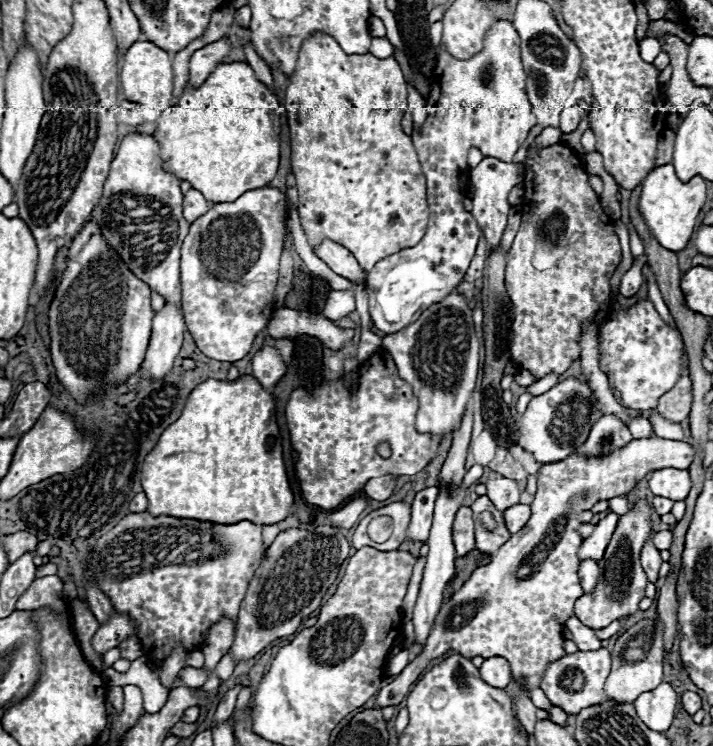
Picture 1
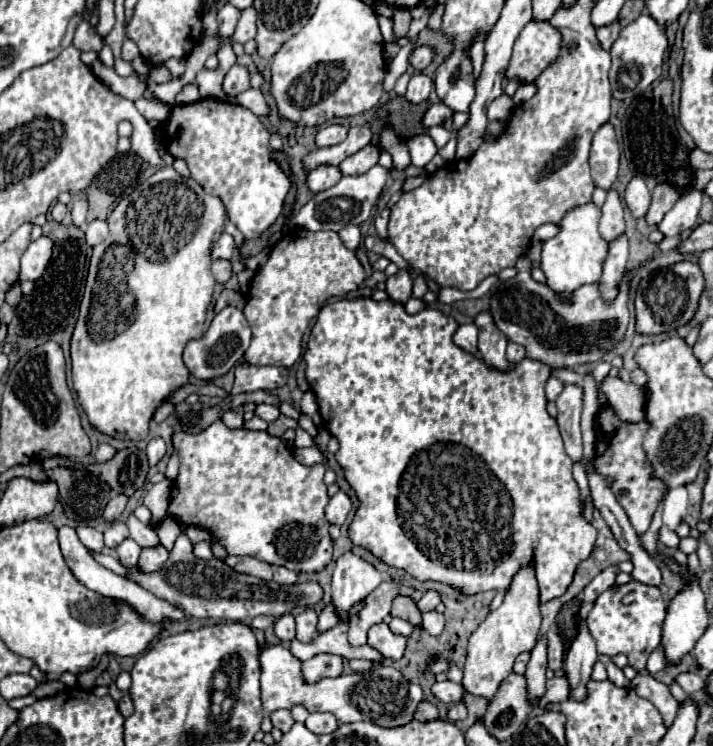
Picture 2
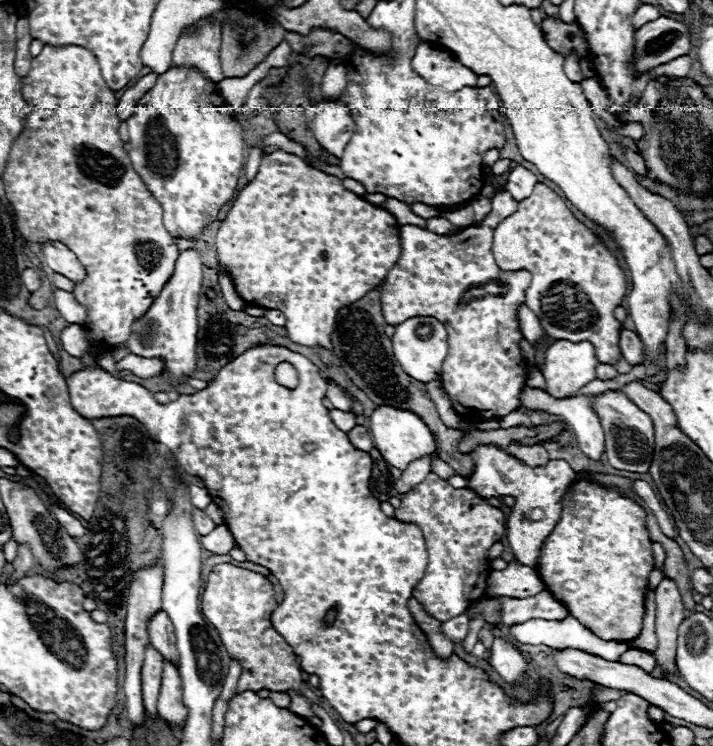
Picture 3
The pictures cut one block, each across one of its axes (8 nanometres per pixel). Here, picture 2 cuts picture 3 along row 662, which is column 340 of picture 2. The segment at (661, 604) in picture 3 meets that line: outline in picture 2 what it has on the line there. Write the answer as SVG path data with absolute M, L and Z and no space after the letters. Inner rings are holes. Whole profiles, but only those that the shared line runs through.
M316 654L310 660L302 662L304 682L314 684L322 678L336 678L342 674L342 656L334 654Z

